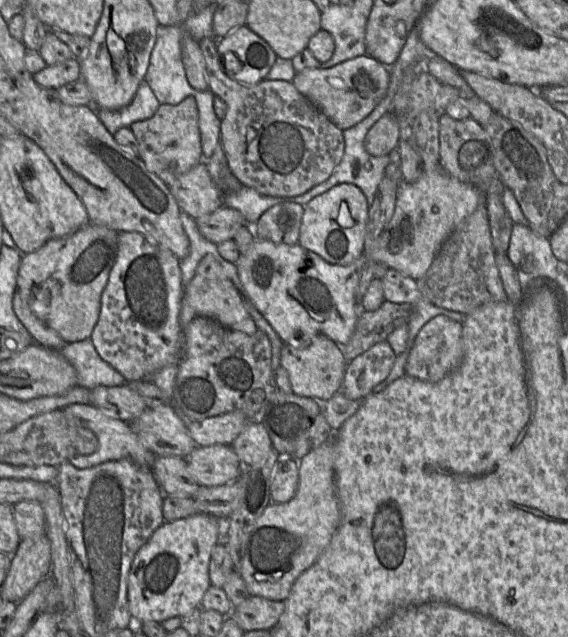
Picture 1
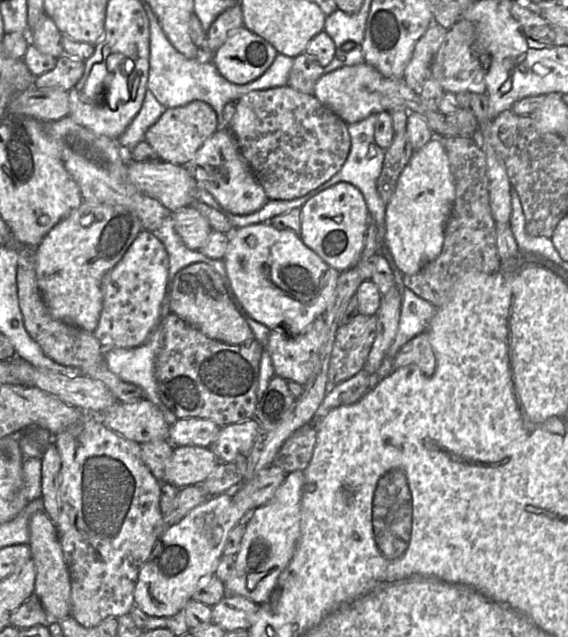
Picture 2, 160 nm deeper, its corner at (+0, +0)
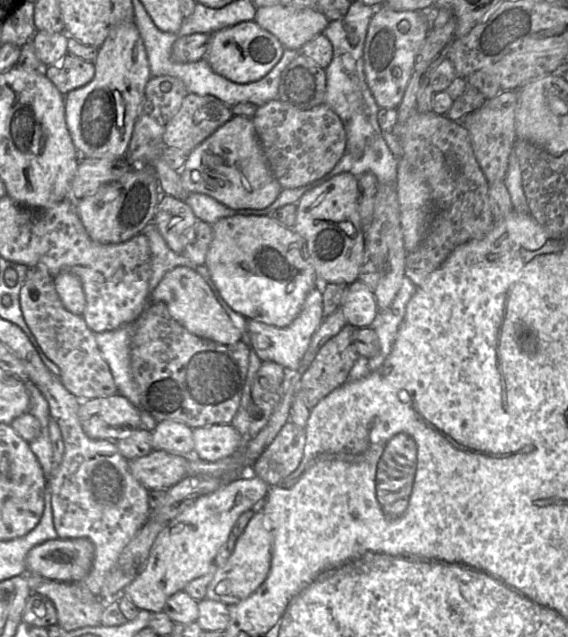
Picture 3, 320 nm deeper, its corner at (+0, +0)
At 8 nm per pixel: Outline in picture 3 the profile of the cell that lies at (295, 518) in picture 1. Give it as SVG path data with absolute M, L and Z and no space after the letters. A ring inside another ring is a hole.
M263 511L255 513L236 542L233 553L225 565L219 567L207 587L206 599L226 605L238 604L254 593L266 580L272 560L272 534L264 524Z

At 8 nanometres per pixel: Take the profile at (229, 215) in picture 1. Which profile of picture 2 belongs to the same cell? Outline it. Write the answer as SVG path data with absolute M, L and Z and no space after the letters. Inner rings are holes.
M193 206L171 212L174 229L184 245L199 250L206 242L212 228L208 220Z

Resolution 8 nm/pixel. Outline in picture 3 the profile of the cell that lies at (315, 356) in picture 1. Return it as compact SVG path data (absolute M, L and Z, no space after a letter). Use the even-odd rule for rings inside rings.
M319 283L307 294L297 317L286 327L277 327L257 320L248 320L248 331L253 346L262 361L273 361L285 369L296 369L307 351L310 341L323 318L322 283Z

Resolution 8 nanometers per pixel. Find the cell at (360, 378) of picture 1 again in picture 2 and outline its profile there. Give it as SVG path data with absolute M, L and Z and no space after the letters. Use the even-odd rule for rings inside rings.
M386 254L384 257L387 259L393 271L395 285L382 296L380 306L376 313L375 339L362 368L369 374L377 371L396 336L402 300L399 289L404 290L405 288L403 284L403 273L396 268L390 254Z

